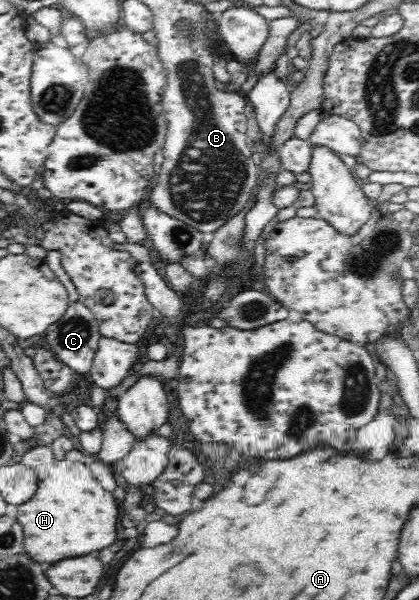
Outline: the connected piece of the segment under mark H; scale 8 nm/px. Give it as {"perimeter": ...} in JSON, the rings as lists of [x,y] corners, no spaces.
{"perimeter":[[[55,459],[53,462],[47,463],[46,465],[36,467],[35,471],[37,475],[38,489],[35,491],[35,494],[27,500],[27,502],[16,505],[16,518],[22,524],[26,553],[30,556],[30,558],[48,565],[53,564],[53,562],[59,562],[59,560],[65,560],[65,558],[73,558],[73,555],[88,555],[93,551],[101,551],[115,542],[117,536],[115,528],[117,528],[117,518],[119,518],[119,507],[117,506],[117,501],[113,493],[105,490],[105,488],[103,488],[103,486],[101,486],[101,484],[97,481],[93,472],[89,469],[89,464],[83,463],[83,461],[79,460]]]}

